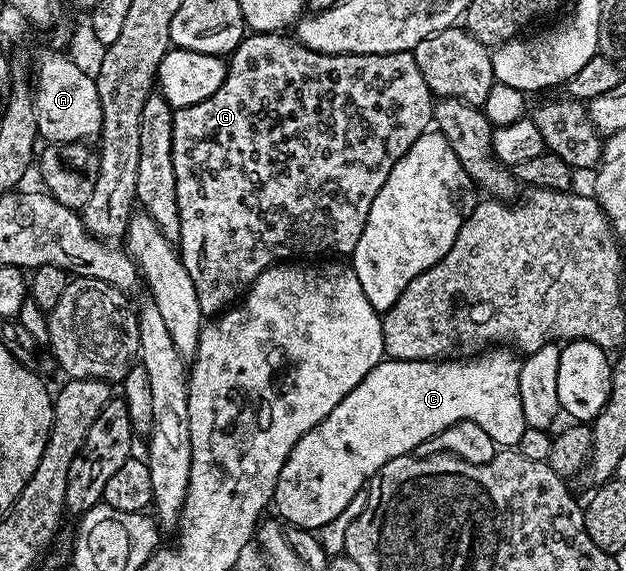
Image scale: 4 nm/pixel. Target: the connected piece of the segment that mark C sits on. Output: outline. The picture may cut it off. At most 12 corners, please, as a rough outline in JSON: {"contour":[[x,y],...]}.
{"contour":[[507,357],[384,359],[279,472],[319,531],[389,459],[458,421],[518,446]]}

